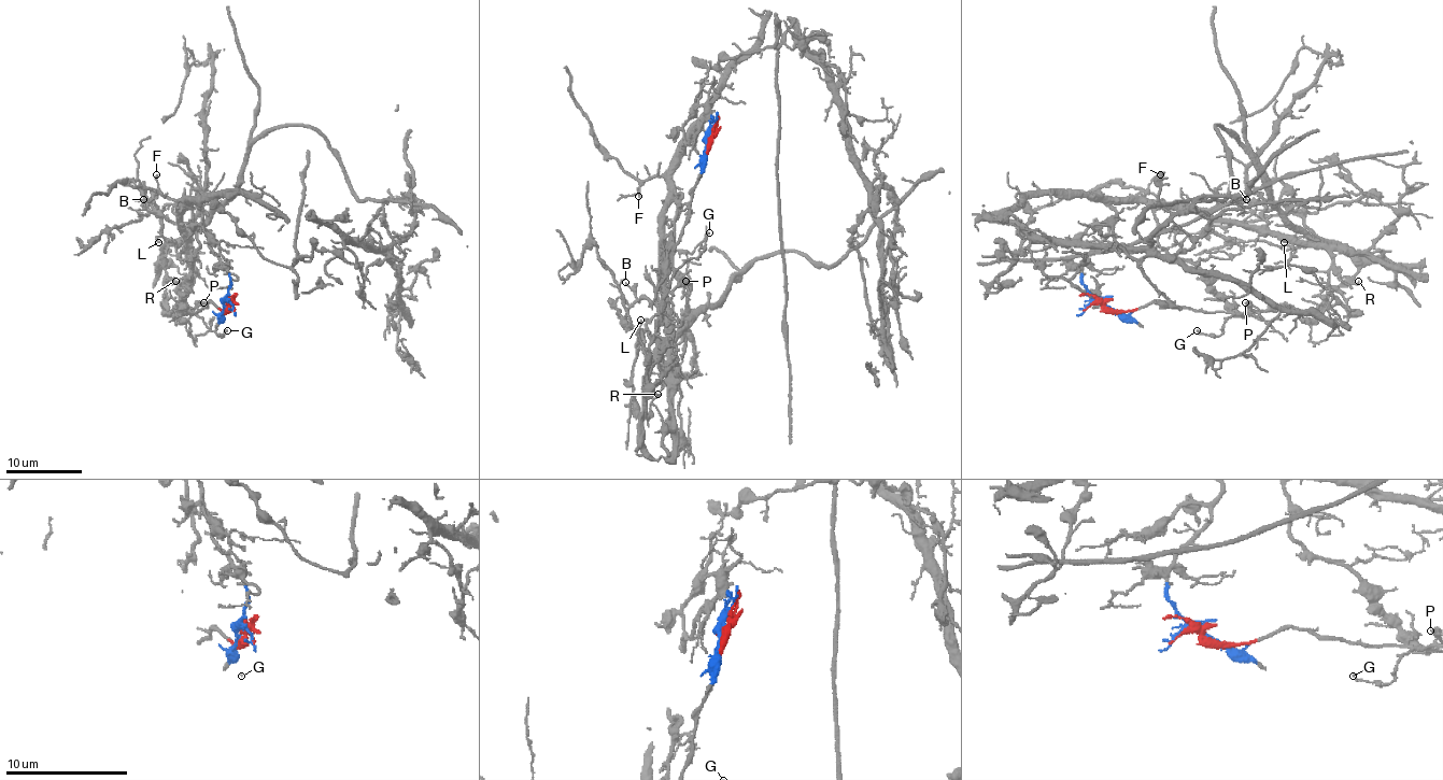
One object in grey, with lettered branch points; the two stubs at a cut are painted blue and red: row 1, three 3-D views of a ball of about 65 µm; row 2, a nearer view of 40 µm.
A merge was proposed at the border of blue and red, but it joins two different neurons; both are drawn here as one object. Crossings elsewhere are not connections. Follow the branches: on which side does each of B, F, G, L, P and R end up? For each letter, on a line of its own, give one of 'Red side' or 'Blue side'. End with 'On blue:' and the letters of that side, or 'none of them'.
B: Blue side
F: Blue side
G: Red side
L: Red side
P: Red side
R: Red side
On blue: B, F

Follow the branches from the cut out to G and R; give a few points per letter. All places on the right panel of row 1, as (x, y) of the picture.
G: (1102, 302), (1108, 308), (1131, 311), (1157, 300), (1201, 311), (1231, 311), (1218, 336), (1197, 330)
R: (1102, 302), (1131, 311), (1157, 300), (1201, 311), (1288, 308), (1309, 313), (1339, 287), (1358, 281)

